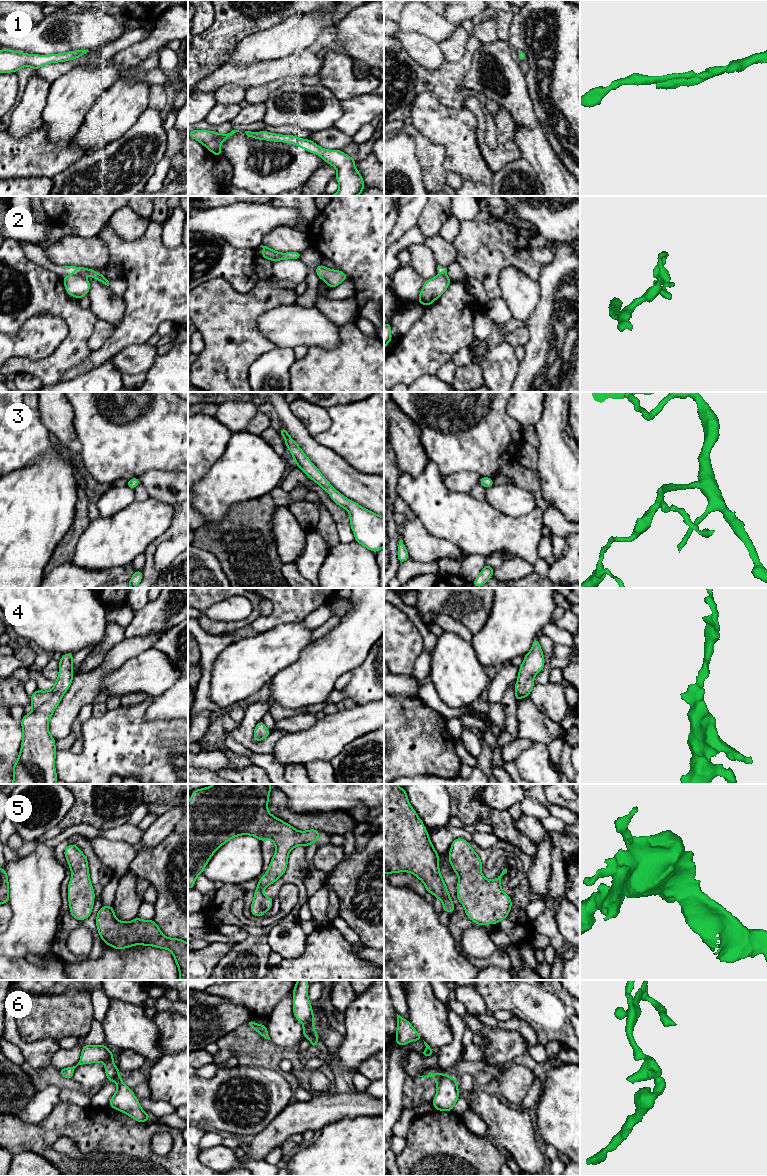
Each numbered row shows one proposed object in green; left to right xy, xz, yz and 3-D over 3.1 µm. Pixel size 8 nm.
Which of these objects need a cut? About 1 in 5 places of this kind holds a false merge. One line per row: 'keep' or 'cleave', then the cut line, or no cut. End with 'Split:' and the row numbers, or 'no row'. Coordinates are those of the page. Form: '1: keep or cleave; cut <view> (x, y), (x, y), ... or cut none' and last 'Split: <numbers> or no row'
1: keep; cut none
2: keep; cut none
3: keep; cut none
4: keep; cut none
5: keep; cut none
6: keep; cut none
Split: no row

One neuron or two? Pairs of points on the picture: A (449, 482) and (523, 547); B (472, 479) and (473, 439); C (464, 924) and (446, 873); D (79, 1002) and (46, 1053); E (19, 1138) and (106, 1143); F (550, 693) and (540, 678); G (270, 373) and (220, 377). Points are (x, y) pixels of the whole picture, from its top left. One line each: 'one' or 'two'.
A: two
B: two
C: one
D: two
E: one
F: two
G: two

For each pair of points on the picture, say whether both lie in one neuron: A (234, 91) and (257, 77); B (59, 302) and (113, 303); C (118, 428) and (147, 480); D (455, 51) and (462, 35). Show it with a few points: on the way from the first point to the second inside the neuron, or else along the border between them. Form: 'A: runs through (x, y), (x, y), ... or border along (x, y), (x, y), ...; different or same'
A: border along (245, 87), (231, 83), (224, 84), (218, 89); different
B: border along (89, 308), (98, 318); different
C: border along (166, 470), (146, 470), (136, 477); different
D: runs through (455, 47), (459, 39); same

